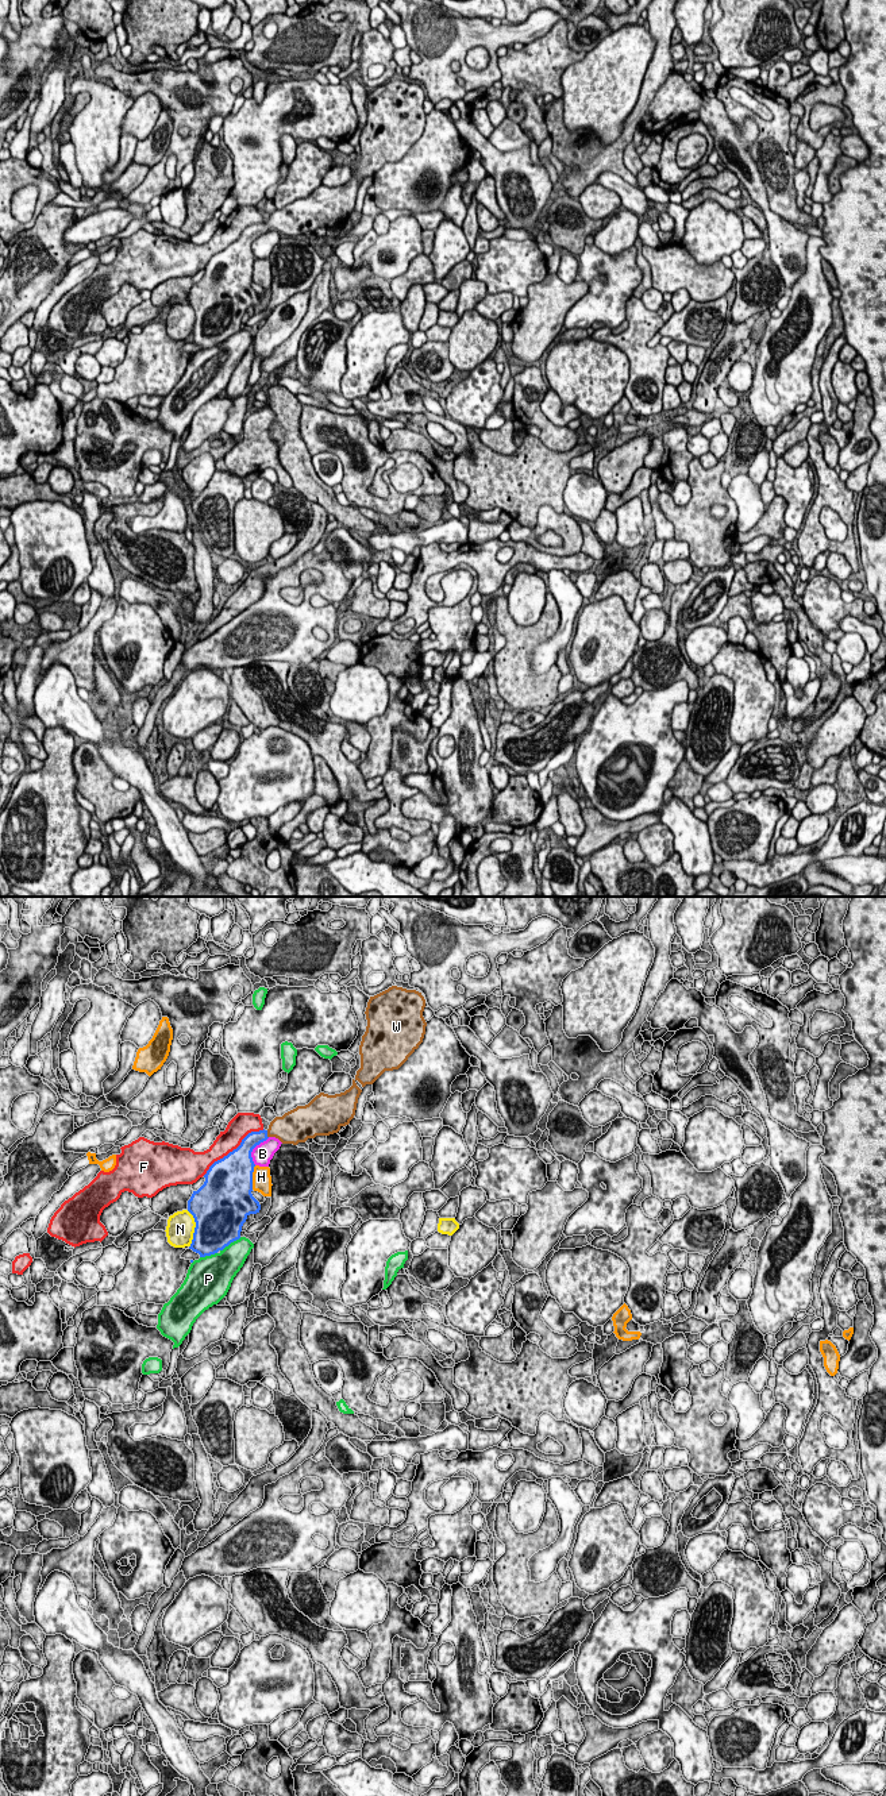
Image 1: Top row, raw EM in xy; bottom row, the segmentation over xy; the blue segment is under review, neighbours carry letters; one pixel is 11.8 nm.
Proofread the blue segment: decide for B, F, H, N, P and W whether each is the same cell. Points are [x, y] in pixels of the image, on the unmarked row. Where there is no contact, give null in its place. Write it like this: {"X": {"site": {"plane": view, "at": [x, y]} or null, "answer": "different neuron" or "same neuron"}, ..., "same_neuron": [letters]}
{"B": {"site": {"plane": "xy", "at": [253, 241]}, "answer": "different neuron"}, "F": {"site": {"plane": "xy", "at": [234, 242]}, "answer": "different neuron"}, "H": {"site": {"plane": "xy", "at": [251, 270]}, "answer": "different neuron"}, "N": {"site": {"plane": "xy", "at": [195, 322]}, "answer": "different neuron"}, "P": {"site": {"plane": "xy", "at": [230, 335]}, "answer": "different neuron"}, "W": {"site": {"plane": "xy", "at": [266, 227]}, "answer": "same neuron"}, "same_neuron": ["W"]}

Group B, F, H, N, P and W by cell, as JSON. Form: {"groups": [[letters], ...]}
{"groups": [["B"], ["F"], ["H"], ["N"], ["P"], ["W"]]}

